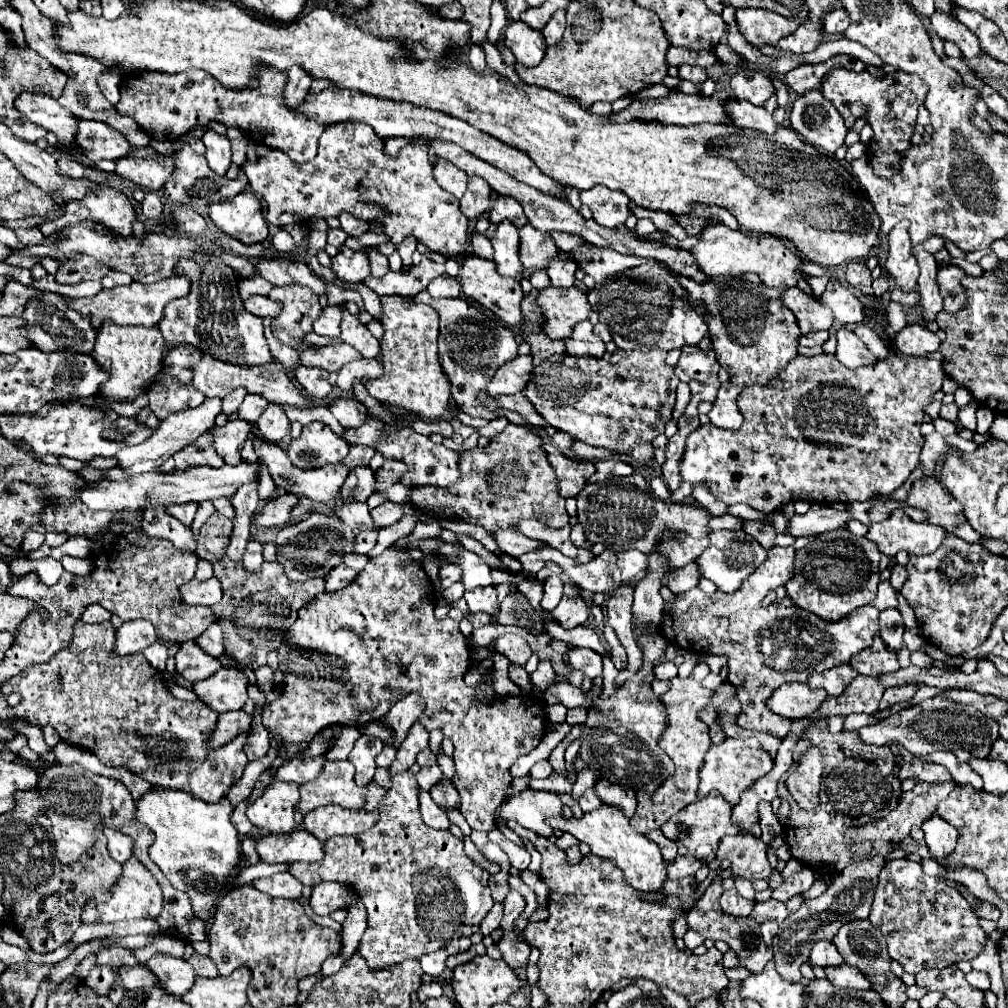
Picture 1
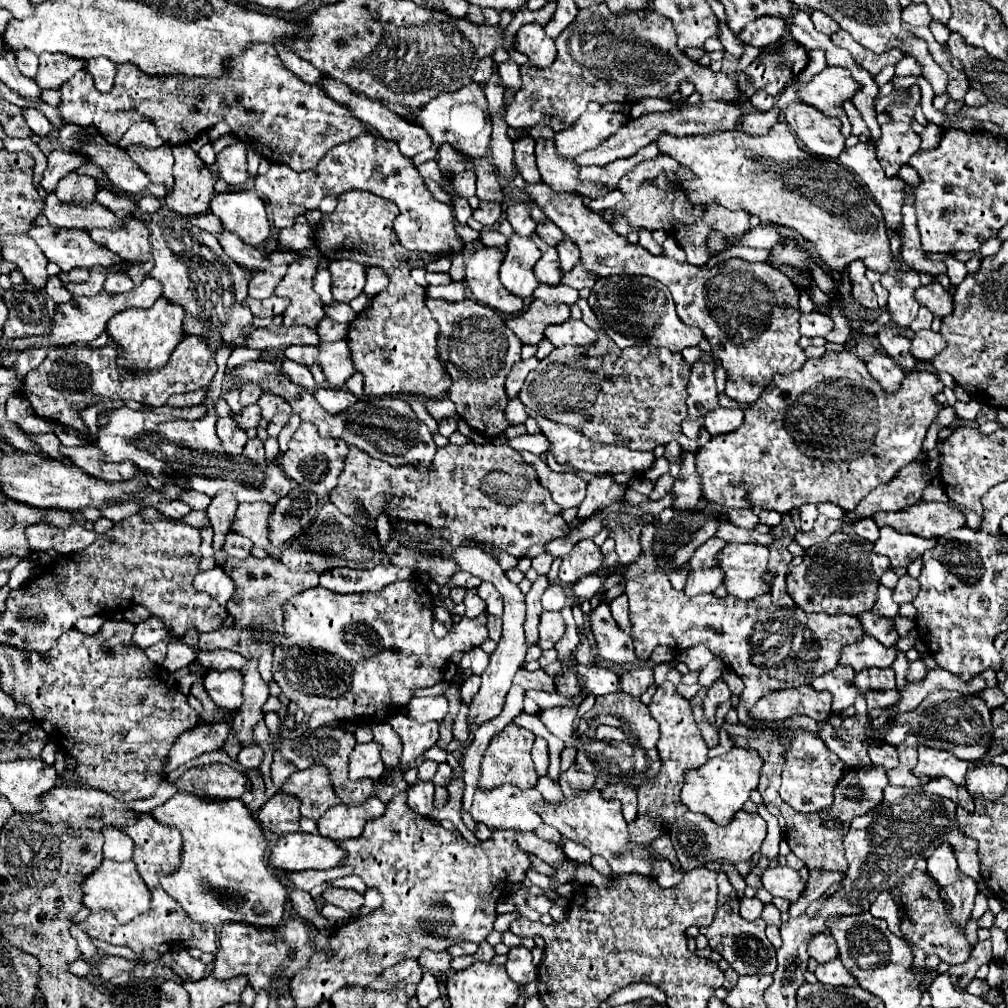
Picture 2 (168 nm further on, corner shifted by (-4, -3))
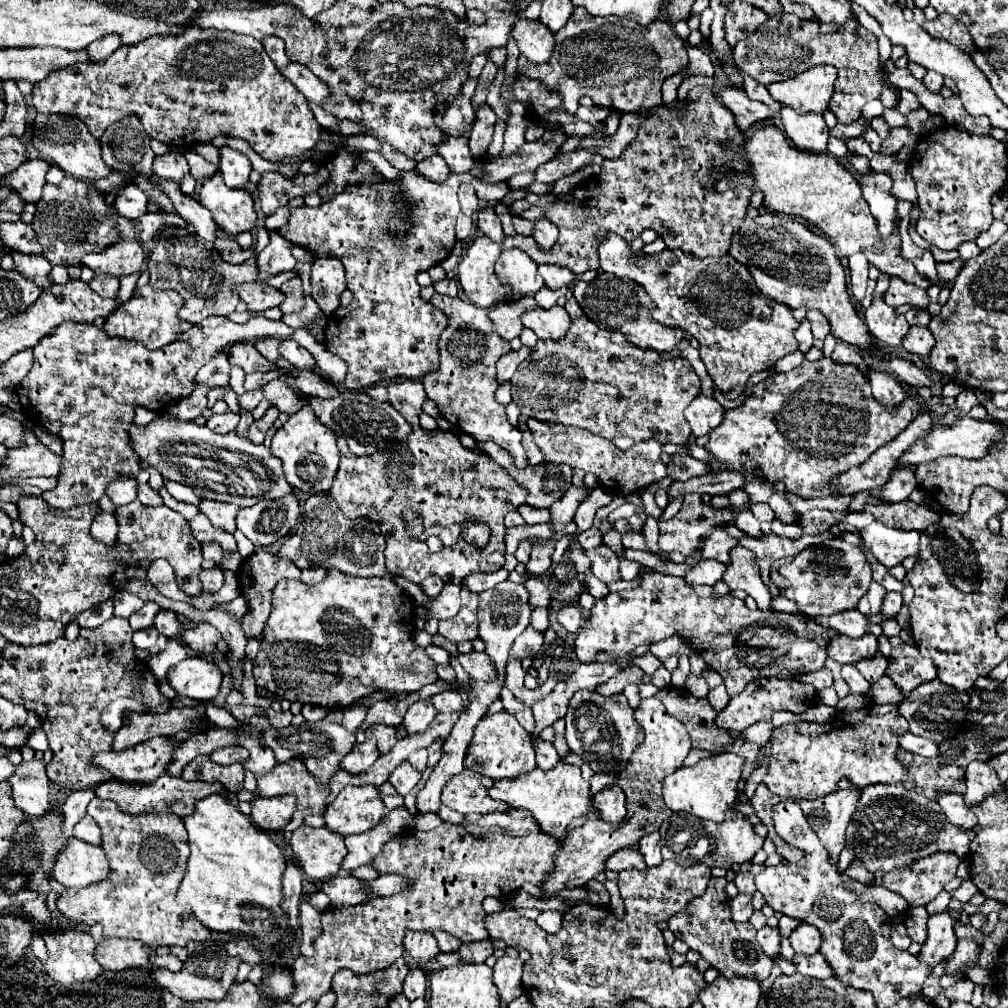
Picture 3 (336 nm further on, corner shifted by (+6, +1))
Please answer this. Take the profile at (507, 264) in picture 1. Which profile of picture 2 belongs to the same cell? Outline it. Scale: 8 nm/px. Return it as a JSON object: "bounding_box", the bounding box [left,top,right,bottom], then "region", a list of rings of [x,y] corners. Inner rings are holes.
{"bounding_box":[499,234,541,298],"region":[[[511,234],[509,242],[507,242],[505,260],[499,270],[501,284],[509,292],[513,292],[521,298],[531,296],[533,290],[537,288],[533,266],[539,258],[541,258],[541,252],[529,238],[523,238],[519,234]]]}

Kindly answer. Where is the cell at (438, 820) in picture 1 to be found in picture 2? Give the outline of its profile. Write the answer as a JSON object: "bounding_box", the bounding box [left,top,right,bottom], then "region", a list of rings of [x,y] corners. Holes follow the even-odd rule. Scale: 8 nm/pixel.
{"bounding_box":[407,780,435,816],"region":[[[417,780],[417,784],[407,790],[407,802],[415,812],[419,812],[423,816],[429,816],[435,808],[433,806],[433,794],[435,794],[433,782]]]}

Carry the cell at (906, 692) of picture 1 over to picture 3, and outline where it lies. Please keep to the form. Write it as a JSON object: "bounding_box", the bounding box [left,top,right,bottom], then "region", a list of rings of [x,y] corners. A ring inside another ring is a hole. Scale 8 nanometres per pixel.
{"bounding_box":[841,664,871,694],"region":[[[845,664],[843,670],[841,670],[841,676],[849,684],[853,694],[867,694],[869,688],[871,688],[871,684],[857,672],[857,668],[853,664]]]}

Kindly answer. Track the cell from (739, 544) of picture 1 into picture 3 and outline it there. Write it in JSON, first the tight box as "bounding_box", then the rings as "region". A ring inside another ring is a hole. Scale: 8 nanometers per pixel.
{"bounding_box":[723,546,771,610],"region":[[[737,546],[731,552],[731,564],[725,570],[723,582],[731,590],[745,590],[751,598],[755,598],[759,610],[771,610],[771,594],[769,588],[763,586],[759,576],[759,566],[755,564],[755,556],[751,550]]]}

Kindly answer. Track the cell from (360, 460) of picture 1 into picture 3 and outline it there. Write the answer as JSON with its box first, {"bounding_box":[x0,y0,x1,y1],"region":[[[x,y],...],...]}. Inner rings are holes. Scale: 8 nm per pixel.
{"bounding_box":[329,379,527,584],"region":[[[409,379],[393,380],[393,382],[395,384],[391,384],[391,382],[387,384],[387,394],[389,394],[387,400],[393,408],[397,408],[397,412],[401,412],[401,416],[405,416],[405,420],[409,420],[409,424],[413,424],[411,436],[399,442],[397,452],[375,452],[371,456],[355,456],[353,452],[349,452],[347,444],[341,438],[337,438],[341,462],[339,462],[339,470],[333,478],[333,486],[329,490],[331,498],[337,502],[339,510],[345,514],[345,518],[369,516],[371,520],[379,522],[381,534],[385,536],[385,542],[387,542],[387,548],[385,548],[387,570],[397,576],[403,576],[415,584],[421,584],[431,574],[437,574],[443,582],[459,584],[471,572],[495,572],[495,570],[503,568],[503,562],[505,562],[505,544],[503,544],[503,536],[505,536],[503,518],[505,516],[503,514],[517,510],[517,506],[525,502],[527,490],[519,488],[513,482],[513,478],[505,472],[505,468],[491,462],[489,456],[465,450],[455,434],[449,434],[449,432],[431,432],[429,434],[429,432],[425,432],[419,426],[418,418],[422,412],[423,400],[428,398],[422,382]],[[407,506],[421,512],[423,522],[425,522],[425,532],[415,540],[405,536],[405,528],[403,528],[403,520],[401,520],[401,510]],[[467,516],[479,516],[491,528],[489,544],[483,550],[477,550],[477,548],[465,544],[465,540],[461,538],[461,524],[463,524],[463,520],[467,520]],[[429,536],[439,536],[445,548],[441,552],[429,552],[429,548],[425,544],[425,540]]]}

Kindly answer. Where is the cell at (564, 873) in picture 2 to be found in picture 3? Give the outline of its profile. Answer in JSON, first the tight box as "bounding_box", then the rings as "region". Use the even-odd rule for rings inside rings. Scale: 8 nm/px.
{"bounding_box":[289,822,559,1006],"region":[[[443,822],[429,832],[403,832],[387,842],[371,864],[381,874],[405,874],[413,886],[387,898],[375,898],[353,910],[337,908],[323,912],[323,934],[315,942],[315,956],[299,956],[293,964],[295,994],[289,1002],[299,1006],[309,998],[319,1000],[331,990],[331,978],[341,968],[349,968],[357,974],[389,968],[405,952],[401,944],[405,930],[443,930],[463,944],[489,940],[483,924],[483,898],[507,898],[519,890],[523,882],[541,886],[547,872],[555,866],[553,854],[557,848],[559,842],[553,840],[553,836],[545,836],[545,832],[509,836],[503,830],[497,830],[485,840],[477,840],[461,826],[449,822]]]}

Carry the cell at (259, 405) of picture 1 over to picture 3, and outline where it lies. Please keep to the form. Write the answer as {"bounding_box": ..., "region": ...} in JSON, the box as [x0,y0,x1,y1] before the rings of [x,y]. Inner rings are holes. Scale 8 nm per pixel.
{"bounding_box":[263,380,305,414],"region":[[[271,380],[269,384],[263,386],[263,392],[265,392],[265,398],[277,406],[281,412],[285,414],[295,414],[299,412],[303,406],[305,406],[305,398],[301,394],[297,394],[287,382],[283,380]]]}

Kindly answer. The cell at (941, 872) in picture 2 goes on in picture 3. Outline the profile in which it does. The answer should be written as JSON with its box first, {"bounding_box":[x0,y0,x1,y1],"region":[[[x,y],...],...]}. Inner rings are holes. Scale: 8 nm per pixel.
{"bounding_box":[917,912,957,968],"region":[[[941,912],[929,918],[929,934],[921,952],[917,954],[921,962],[935,968],[941,960],[953,954],[953,948],[957,942],[955,932],[953,932],[953,922],[955,918],[951,918],[947,912]]]}

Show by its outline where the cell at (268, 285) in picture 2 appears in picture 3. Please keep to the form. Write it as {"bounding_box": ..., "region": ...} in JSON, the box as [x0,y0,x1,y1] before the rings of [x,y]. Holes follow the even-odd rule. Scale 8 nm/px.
{"bounding_box":[259,232,297,280],"region":[[[271,232],[269,246],[259,254],[259,280],[267,280],[279,272],[293,270],[297,260],[291,254],[293,244],[283,240],[277,232]]]}

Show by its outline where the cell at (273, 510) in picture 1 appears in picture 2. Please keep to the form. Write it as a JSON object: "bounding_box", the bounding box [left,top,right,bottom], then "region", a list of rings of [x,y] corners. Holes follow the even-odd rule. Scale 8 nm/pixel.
{"bounding_box":[233,502,281,559],"region":[[[253,502],[253,504],[239,504],[235,520],[233,520],[233,532],[249,538],[256,547],[263,548],[270,557],[280,559],[281,550],[271,545],[269,540],[269,516],[273,512],[275,504],[269,502]]]}

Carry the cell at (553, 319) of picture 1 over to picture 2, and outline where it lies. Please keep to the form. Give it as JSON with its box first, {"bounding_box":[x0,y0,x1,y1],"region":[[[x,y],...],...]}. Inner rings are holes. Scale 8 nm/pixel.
{"bounding_box":[507,300,571,344],"region":[[[533,300],[531,306],[515,318],[507,320],[507,326],[519,336],[523,344],[539,344],[545,336],[545,328],[551,324],[563,324],[571,318],[571,306],[567,304],[543,304]]]}

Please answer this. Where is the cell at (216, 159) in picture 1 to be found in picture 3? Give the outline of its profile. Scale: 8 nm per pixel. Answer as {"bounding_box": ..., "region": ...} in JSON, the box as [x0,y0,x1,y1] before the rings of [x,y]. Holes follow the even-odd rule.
{"bounding_box":[219,146,251,188],"region":[[[223,146],[219,152],[221,152],[219,170],[223,174],[225,184],[229,188],[245,188],[245,184],[249,182],[249,174],[251,174],[249,158],[229,146]]]}

